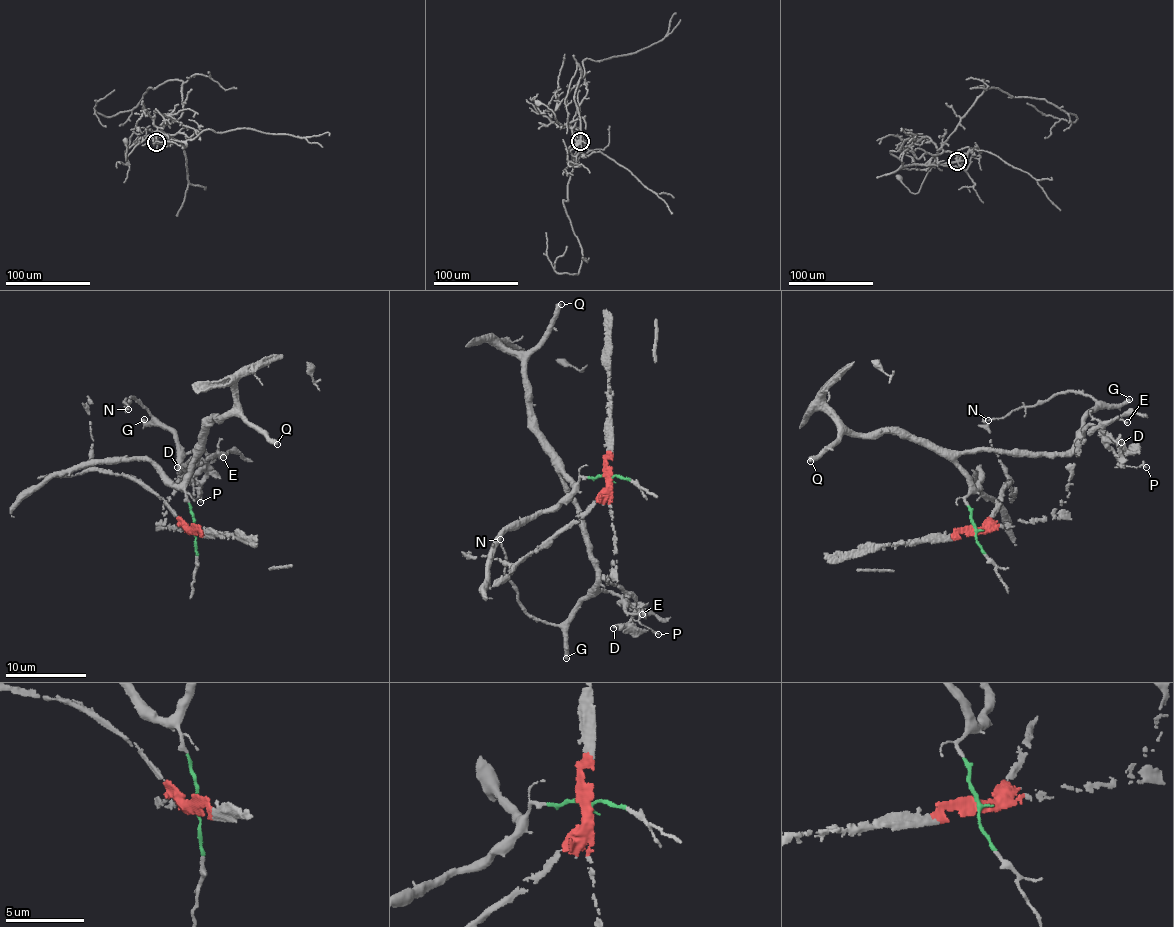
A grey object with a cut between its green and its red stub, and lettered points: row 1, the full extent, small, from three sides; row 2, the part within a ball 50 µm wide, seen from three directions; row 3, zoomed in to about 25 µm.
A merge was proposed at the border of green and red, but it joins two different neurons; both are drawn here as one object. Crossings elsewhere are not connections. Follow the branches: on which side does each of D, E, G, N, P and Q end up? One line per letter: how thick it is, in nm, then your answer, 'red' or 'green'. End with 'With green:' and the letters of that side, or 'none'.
D: 260 nm thick; green
E: 140 nm thick; green
G: 360 nm thick; green
N: 110 nm thick; green
P: 150 nm thick; green
Q: 440 nm thick; green
With green: D, E, G, N, P, Q

